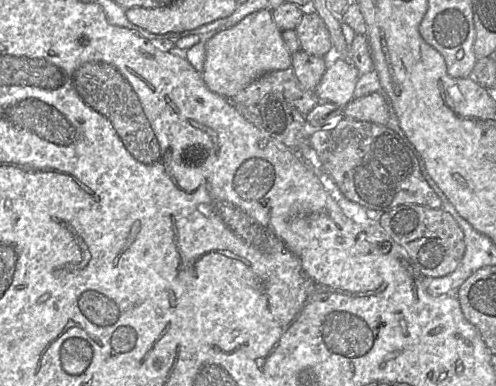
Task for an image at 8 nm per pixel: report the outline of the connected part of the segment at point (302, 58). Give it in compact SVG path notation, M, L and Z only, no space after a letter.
M301 49L291 56L291 68L300 87L305 91L315 92L326 70L323 57L307 54Z

